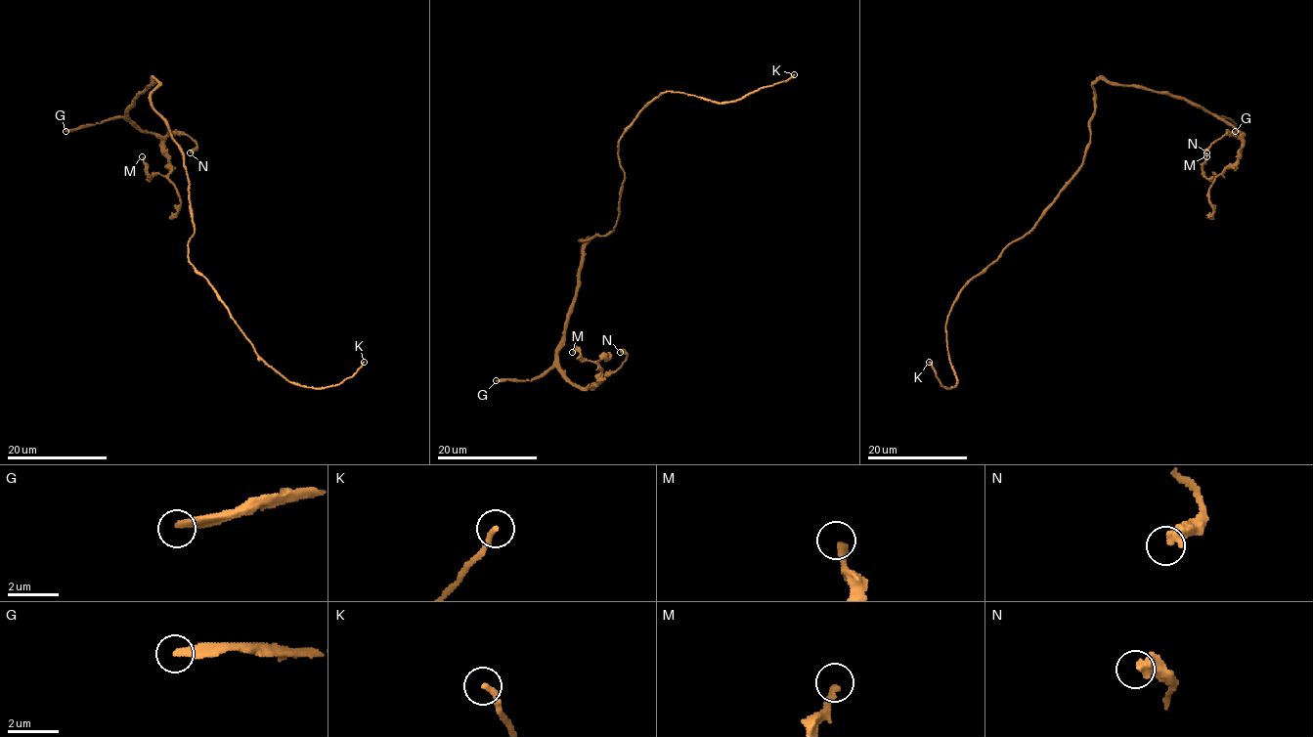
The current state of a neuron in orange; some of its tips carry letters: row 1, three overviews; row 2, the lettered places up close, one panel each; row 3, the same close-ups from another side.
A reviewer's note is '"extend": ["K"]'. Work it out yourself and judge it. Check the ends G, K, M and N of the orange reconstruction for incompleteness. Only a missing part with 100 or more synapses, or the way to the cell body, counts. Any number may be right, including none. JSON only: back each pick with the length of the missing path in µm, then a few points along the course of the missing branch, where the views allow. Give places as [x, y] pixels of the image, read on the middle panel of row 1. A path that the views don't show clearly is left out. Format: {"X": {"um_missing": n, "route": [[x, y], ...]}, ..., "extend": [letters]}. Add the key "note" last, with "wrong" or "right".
{"G": {"um_missing": 45}, "extend": ["G"], "note": "wrong"}

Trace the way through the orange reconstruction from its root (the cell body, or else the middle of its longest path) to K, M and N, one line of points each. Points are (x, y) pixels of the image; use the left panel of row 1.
K: (185, 169), (194, 225), (189, 260), (208, 281), (253, 350), (288, 380), (315, 388), (342, 383), (364, 362)
M: (185, 169), (180, 146), (153, 106), (154, 79), (127, 115), (162, 142), (171, 170), (151, 178), (142, 156)
N: (185, 169), (180, 146), (153, 106), (154, 79), (127, 115), (142, 130), (186, 134), (196, 144), (190, 152)

